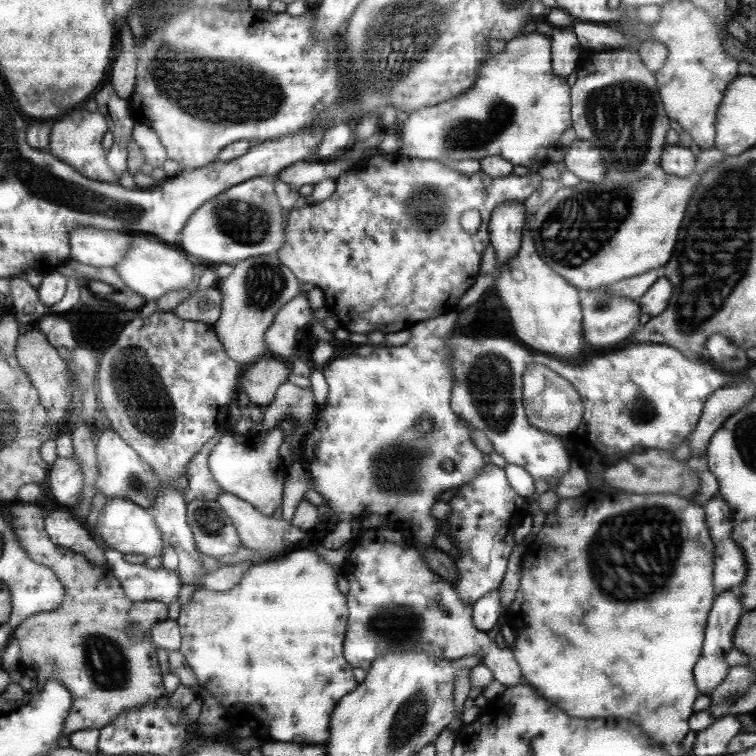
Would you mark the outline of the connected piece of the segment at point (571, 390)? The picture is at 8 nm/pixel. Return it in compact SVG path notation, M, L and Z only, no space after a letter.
M528 364L523 376L523 402L526 404L528 423L562 439L568 439L578 429L585 411L576 388L542 364Z

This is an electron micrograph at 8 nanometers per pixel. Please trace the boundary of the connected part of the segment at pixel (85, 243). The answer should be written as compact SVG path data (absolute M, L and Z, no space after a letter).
M76 227L70 234L70 258L92 266L113 268L126 254L130 237L115 230Z

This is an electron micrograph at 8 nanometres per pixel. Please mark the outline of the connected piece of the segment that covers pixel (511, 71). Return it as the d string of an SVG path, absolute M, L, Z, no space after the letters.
M535 31L514 37L502 52L490 54L479 70L477 84L466 94L411 112L399 128L398 152L437 161L500 156L513 166L542 166L548 148L558 147L560 136L572 126L570 86L566 80L552 80L552 63L549 35Z

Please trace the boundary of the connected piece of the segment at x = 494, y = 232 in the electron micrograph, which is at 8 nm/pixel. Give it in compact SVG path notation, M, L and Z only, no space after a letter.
M502 201L491 212L490 239L496 249L497 270L520 248L526 220L525 204L518 201Z

